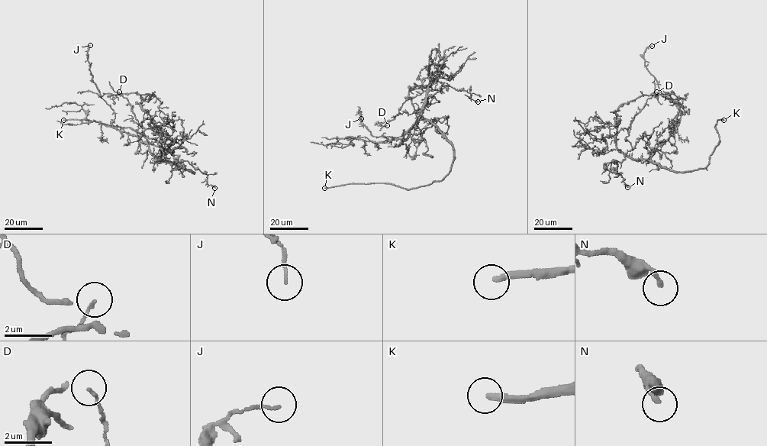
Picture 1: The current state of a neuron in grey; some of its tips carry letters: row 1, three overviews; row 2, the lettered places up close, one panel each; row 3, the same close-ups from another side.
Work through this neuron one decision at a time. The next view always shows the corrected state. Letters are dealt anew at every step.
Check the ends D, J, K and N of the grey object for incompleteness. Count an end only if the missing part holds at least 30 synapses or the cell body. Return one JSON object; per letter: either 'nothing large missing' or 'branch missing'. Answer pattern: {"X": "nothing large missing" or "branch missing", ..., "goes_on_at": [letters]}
{"D": "nothing large missing", "J": "nothing large missing", "K": "branch missing", "N": "nothing large missing", "goes_on_at": ["K"]}

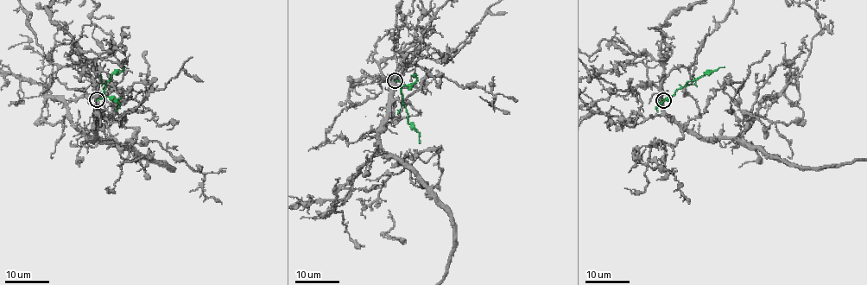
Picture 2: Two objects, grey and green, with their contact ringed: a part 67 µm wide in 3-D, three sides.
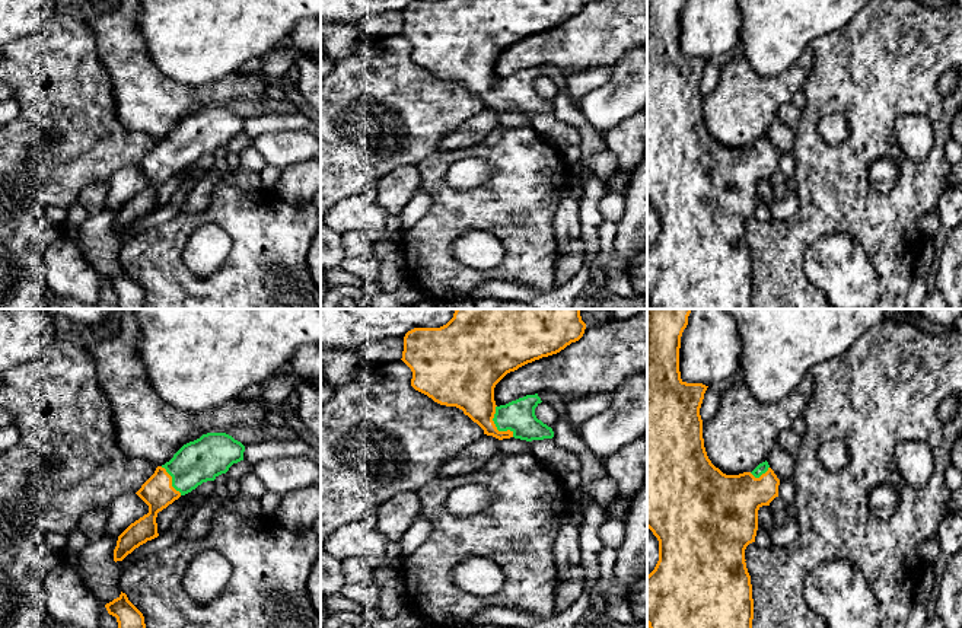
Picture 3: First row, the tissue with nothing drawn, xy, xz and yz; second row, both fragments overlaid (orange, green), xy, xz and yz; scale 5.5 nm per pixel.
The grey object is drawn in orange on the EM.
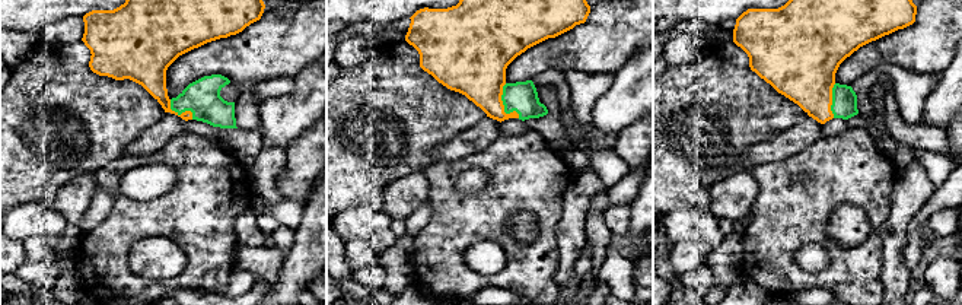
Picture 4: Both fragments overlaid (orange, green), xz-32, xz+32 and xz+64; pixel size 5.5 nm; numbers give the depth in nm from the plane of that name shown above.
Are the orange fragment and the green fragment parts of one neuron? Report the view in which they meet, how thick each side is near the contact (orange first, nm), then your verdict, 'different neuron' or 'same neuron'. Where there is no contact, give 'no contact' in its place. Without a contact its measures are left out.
contact in xz; calibres 260 and 180 nm; same neuron

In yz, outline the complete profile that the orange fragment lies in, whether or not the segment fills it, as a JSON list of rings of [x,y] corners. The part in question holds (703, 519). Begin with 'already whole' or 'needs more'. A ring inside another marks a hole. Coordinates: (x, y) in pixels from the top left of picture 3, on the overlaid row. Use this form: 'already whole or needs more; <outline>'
needs more; [[[647,309],[647,527],[659,541],[659,561],[647,576],[647,625],[649,628],[752,628],[754,599],[751,576],[746,568],[745,549],[755,542],[758,530],[758,510],[778,497],[780,479],[768,462],[759,463],[752,472],[726,475],[707,456],[703,439],[700,408],[708,386],[687,383],[681,379],[679,348],[681,337],[688,325],[692,309]]]

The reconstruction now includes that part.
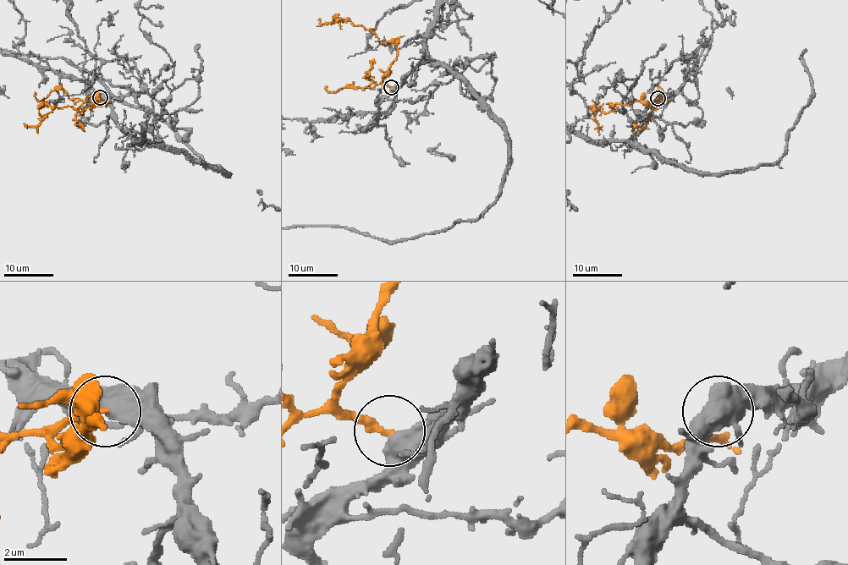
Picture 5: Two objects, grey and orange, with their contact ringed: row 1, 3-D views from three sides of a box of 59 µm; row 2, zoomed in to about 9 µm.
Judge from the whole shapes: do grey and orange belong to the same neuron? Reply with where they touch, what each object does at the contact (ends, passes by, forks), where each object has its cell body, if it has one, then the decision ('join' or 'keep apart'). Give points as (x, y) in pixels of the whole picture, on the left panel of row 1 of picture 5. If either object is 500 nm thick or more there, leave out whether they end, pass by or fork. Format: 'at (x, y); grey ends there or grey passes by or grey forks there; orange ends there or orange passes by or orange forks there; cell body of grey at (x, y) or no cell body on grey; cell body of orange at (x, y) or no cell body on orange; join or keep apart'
at (100, 97); no cell body on grey; no cell body on orange; join

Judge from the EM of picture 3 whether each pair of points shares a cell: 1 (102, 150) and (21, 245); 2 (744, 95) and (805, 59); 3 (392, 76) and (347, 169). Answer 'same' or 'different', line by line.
1: same
2: same
3: same

